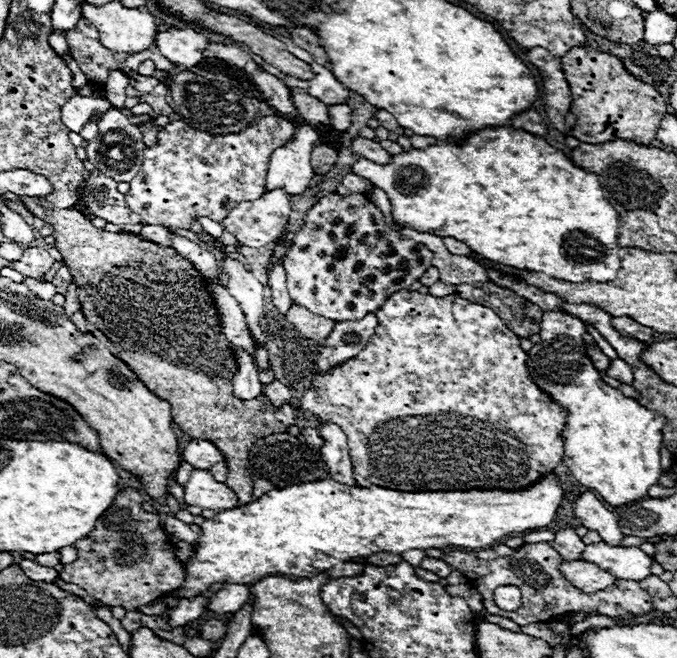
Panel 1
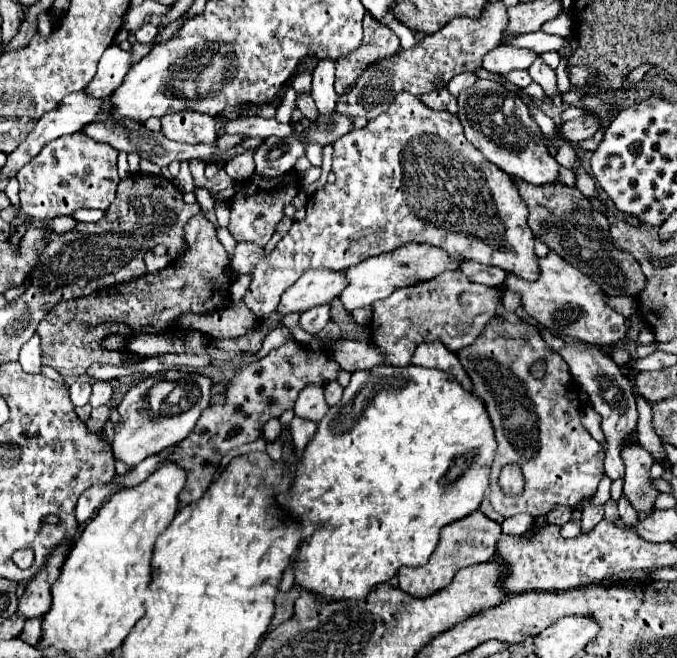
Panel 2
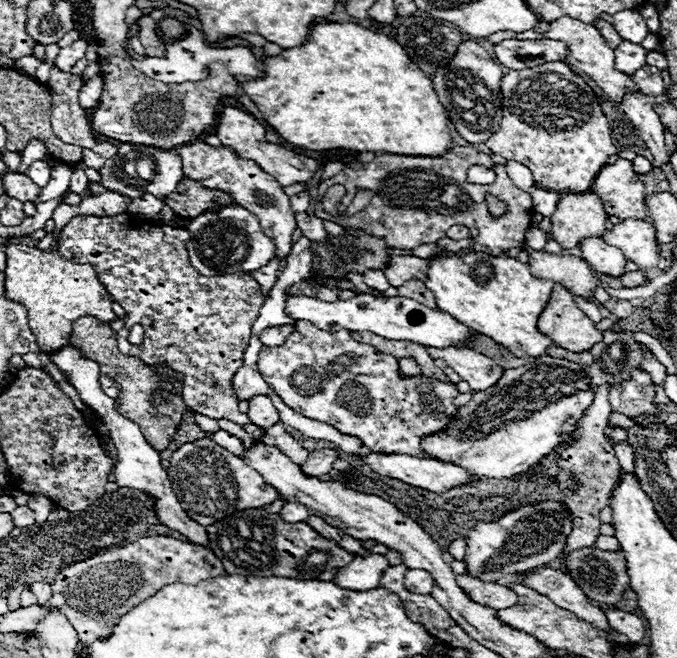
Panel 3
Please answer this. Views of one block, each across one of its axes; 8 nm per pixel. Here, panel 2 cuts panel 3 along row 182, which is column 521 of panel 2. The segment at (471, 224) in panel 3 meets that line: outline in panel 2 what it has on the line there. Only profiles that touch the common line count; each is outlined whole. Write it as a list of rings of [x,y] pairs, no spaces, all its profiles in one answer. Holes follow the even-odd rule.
[[[492,318],[484,326],[482,334],[470,346],[460,348],[456,354],[458,354],[458,360],[462,362],[462,368],[466,370],[466,374],[474,384],[476,396],[482,398],[482,402],[486,404],[488,416],[494,426],[494,436],[498,442],[496,456],[492,462],[490,492],[488,492],[492,508],[504,518],[510,518],[522,512],[530,514],[532,518],[538,518],[542,514],[548,514],[556,506],[576,506],[582,500],[592,498],[592,494],[598,488],[598,482],[604,476],[604,450],[584,430],[580,422],[580,406],[582,406],[580,388],[574,384],[570,370],[566,362],[560,358],[560,354],[552,352],[548,344],[542,340],[540,330],[528,322],[510,324],[508,320]],[[540,356],[544,356],[544,360],[548,362],[548,370],[542,380],[536,380],[530,376],[530,366],[536,360],[540,360]],[[506,464],[516,464],[522,470],[522,476],[524,476],[522,494],[516,494],[516,496],[504,494],[502,488],[498,486],[498,476]]]

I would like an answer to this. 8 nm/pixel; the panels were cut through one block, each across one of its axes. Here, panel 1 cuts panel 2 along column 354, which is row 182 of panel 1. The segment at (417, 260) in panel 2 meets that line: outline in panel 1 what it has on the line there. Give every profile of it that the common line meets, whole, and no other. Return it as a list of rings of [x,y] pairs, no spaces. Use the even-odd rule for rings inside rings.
[[[310,124],[300,126],[290,144],[274,150],[268,162],[266,188],[282,188],[288,196],[302,194],[314,176],[314,170],[310,166],[310,152],[316,144],[316,130]]]

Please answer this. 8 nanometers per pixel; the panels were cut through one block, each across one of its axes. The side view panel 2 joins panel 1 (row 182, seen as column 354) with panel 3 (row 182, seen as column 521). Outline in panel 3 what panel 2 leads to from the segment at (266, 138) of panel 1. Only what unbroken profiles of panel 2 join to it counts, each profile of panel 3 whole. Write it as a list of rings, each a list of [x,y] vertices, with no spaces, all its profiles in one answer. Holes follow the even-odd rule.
[[[194,140],[182,146],[174,148],[178,152],[178,156],[182,158],[182,168],[184,168],[184,178],[196,180],[200,182],[204,188],[210,190],[222,190],[222,192],[230,192],[232,200],[254,212],[262,224],[262,228],[266,230],[266,234],[270,238],[274,238],[276,242],[276,254],[280,258],[286,258],[292,250],[292,232],[296,230],[296,220],[294,220],[294,210],[290,208],[288,196],[284,194],[282,186],[266,172],[262,172],[262,168],[258,164],[254,164],[252,160],[244,160],[240,158],[232,148],[226,146],[210,146],[202,140]]]

